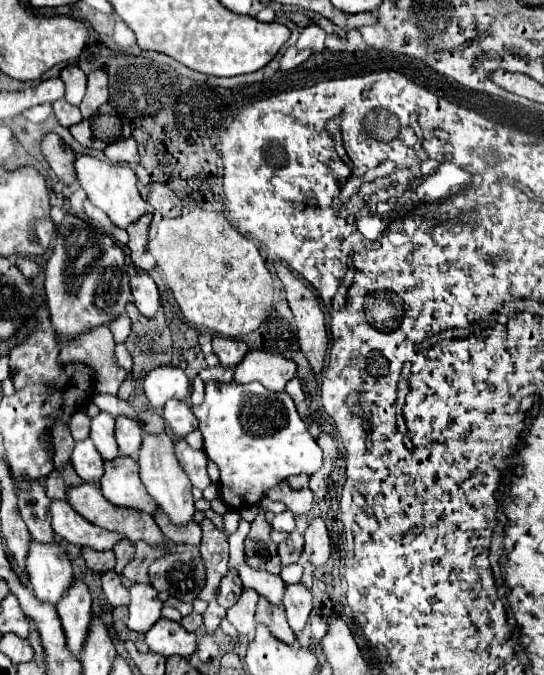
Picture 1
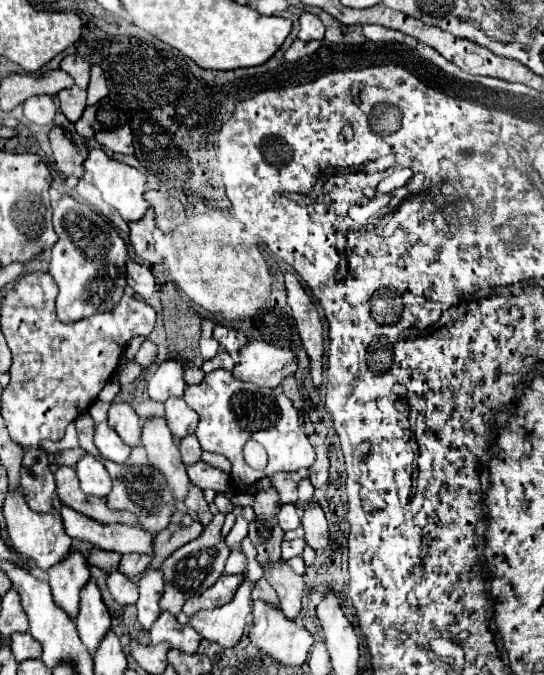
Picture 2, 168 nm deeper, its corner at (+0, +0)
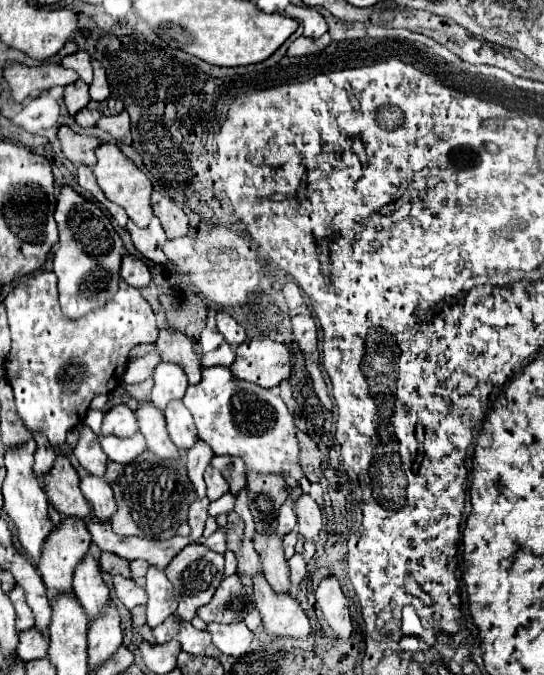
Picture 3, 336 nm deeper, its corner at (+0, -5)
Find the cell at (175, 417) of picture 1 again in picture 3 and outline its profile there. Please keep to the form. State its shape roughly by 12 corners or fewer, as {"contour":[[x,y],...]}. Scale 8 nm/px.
{"contour":[[180,402],[164,410],[170,440],[188,450],[196,440],[190,410]]}

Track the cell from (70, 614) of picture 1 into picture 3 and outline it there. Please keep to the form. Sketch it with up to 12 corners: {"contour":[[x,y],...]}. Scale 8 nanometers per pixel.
{"contour":[[66,518],[46,540],[38,570],[56,594],[72,590],[90,548],[84,520]]}

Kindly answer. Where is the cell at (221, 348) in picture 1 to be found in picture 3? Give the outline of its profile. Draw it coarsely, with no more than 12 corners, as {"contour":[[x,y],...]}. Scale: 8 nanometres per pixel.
{"contour":[[226,312],[216,314],[218,332],[230,346],[246,340],[244,328]]}

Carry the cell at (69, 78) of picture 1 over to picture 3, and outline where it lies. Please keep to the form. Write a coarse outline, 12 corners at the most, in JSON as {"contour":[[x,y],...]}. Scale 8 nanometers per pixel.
{"contour":[[74,52],[62,60],[86,84],[92,82],[90,56]]}

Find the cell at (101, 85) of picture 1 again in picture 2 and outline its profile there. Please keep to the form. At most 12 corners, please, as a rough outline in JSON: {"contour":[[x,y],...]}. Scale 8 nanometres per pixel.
{"contour":[[92,65],[88,105],[108,95],[104,71]]}

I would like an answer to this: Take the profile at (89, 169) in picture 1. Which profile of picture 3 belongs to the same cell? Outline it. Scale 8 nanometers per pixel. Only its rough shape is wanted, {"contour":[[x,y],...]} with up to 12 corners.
{"contour":[[116,144],[96,148],[104,196],[146,228],[152,182]]}

